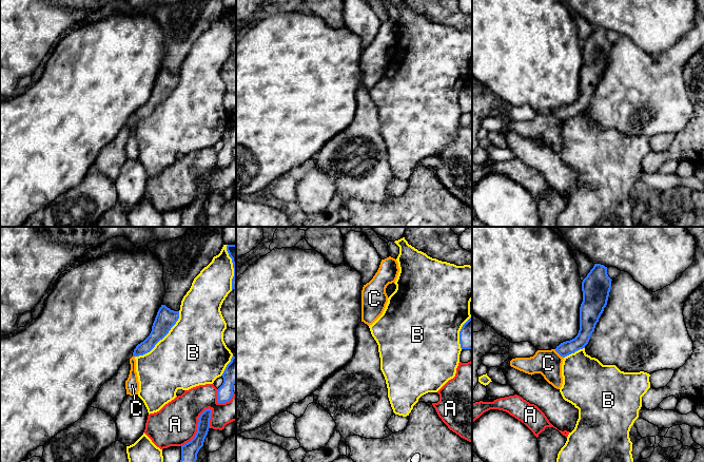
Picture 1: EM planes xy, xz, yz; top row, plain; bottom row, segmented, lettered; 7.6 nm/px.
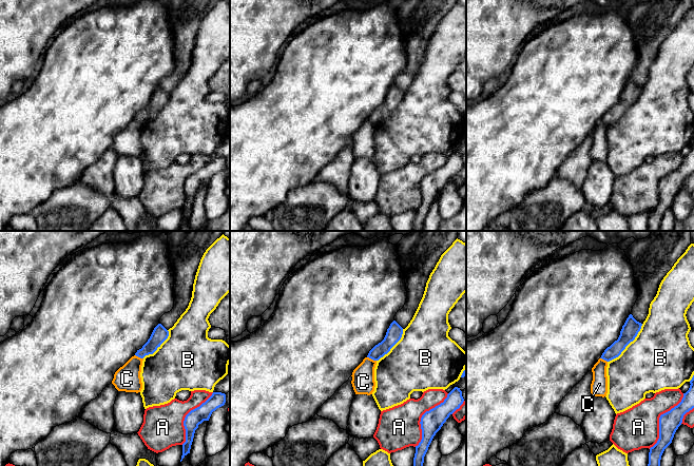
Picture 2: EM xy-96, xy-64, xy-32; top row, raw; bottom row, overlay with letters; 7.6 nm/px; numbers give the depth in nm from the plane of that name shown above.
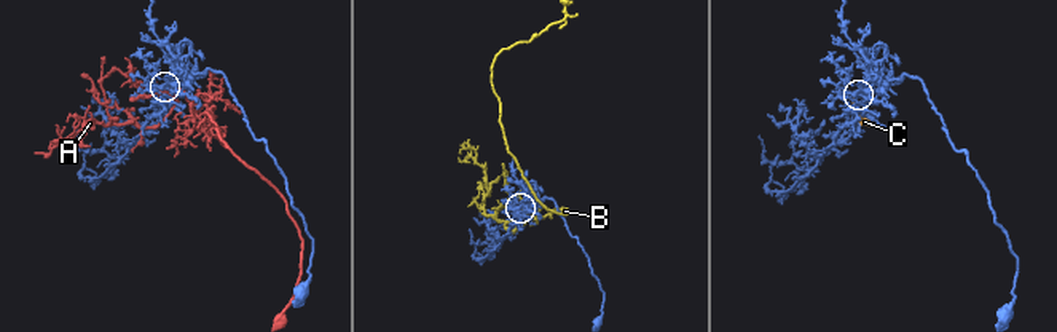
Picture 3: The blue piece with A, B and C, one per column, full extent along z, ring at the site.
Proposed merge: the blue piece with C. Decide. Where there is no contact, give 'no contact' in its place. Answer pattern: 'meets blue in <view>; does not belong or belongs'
meets blue in yz; does not belong

